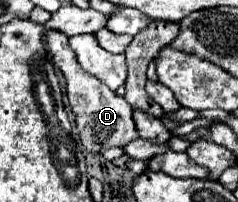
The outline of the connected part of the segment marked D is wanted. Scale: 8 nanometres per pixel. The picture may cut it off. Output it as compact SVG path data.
M48 31L48 49L52 55L54 65L62 71L62 75L66 77L68 83L68 101L72 105L72 111L76 115L76 127L78 127L78 137L80 143L84 145L84 149L92 151L92 153L100 153L104 149L110 147L122 147L128 141L134 141L138 137L136 133L136 125L132 121L132 107L118 97L114 91L110 91L102 81L98 81L96 77L92 77L90 73L86 73L78 61L74 51L68 45L68 37L60 31Z

